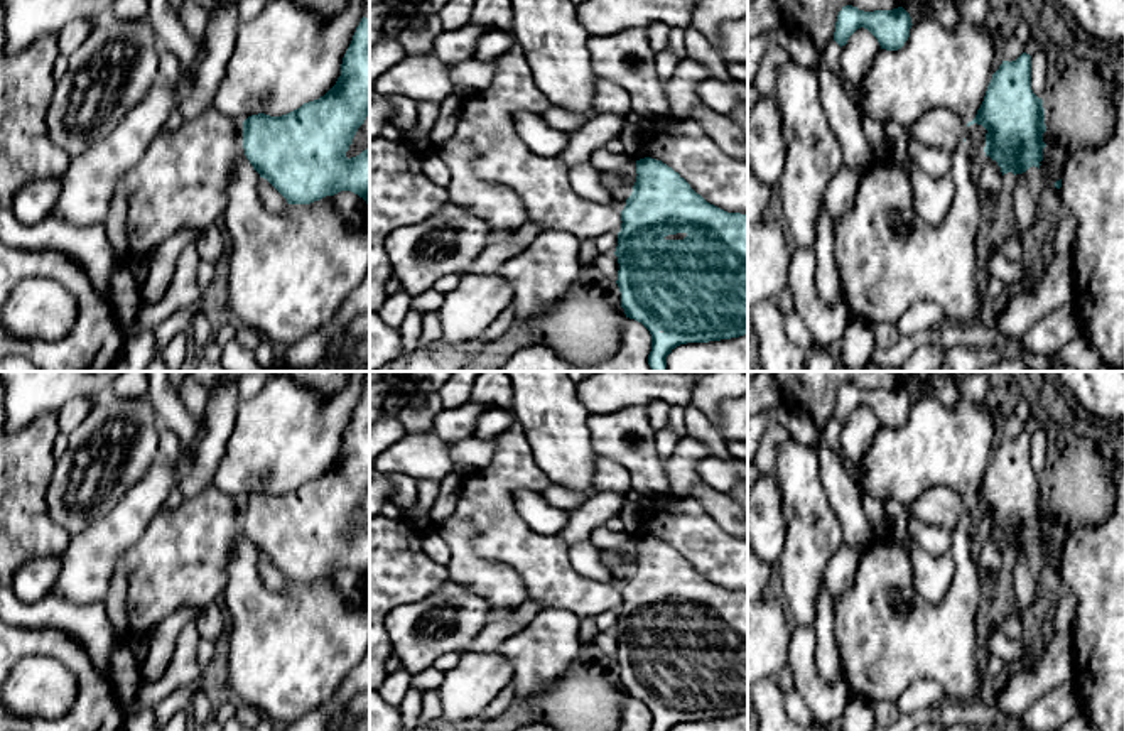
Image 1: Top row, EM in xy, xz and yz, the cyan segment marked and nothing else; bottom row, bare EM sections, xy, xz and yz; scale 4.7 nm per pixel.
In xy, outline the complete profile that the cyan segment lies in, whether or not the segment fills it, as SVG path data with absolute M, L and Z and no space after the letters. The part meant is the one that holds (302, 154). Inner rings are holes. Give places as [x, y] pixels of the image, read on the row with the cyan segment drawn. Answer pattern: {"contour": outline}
{"contour": "M363 0L363 19L343 57L341 76L319 100L300 108L270 116L251 115L243 122L245 155L289 204L311 204L341 191L363 198L370 208L370 149L348 159L358 128L370 115L370 0Z"}

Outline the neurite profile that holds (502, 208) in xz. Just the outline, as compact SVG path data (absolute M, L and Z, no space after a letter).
M454 138L434 150L449 169L449 201L486 221L493 230L516 231L528 223L520 194L506 186L483 181L474 172L474 150Z

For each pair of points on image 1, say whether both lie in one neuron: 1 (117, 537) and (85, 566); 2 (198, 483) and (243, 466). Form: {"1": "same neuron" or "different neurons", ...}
{"1": "same neuron", "2": "different neurons"}

